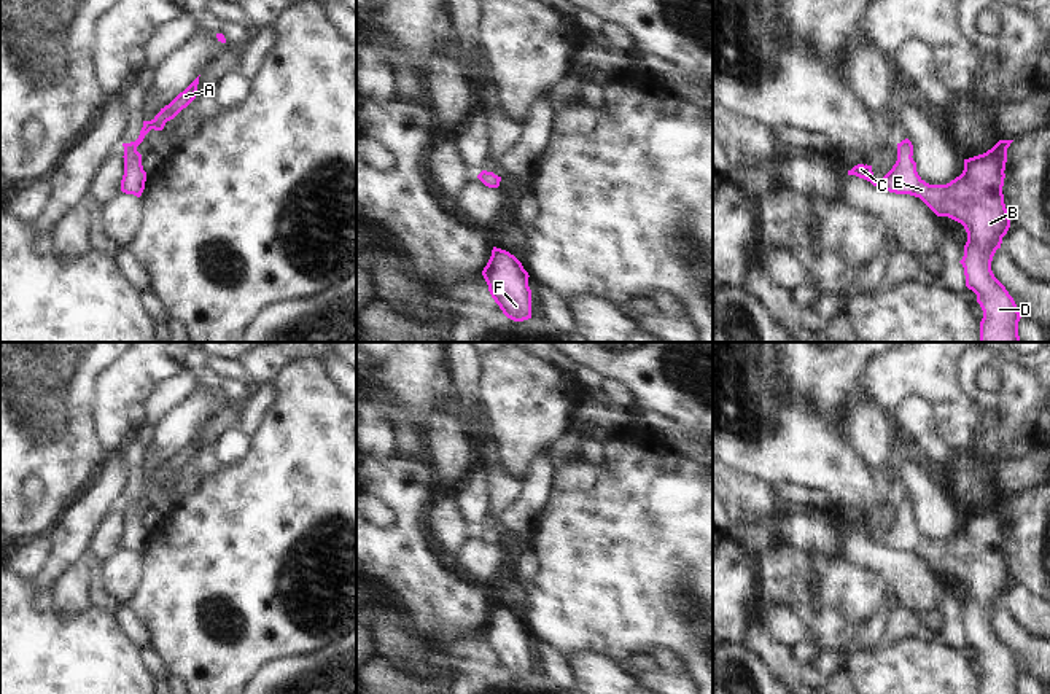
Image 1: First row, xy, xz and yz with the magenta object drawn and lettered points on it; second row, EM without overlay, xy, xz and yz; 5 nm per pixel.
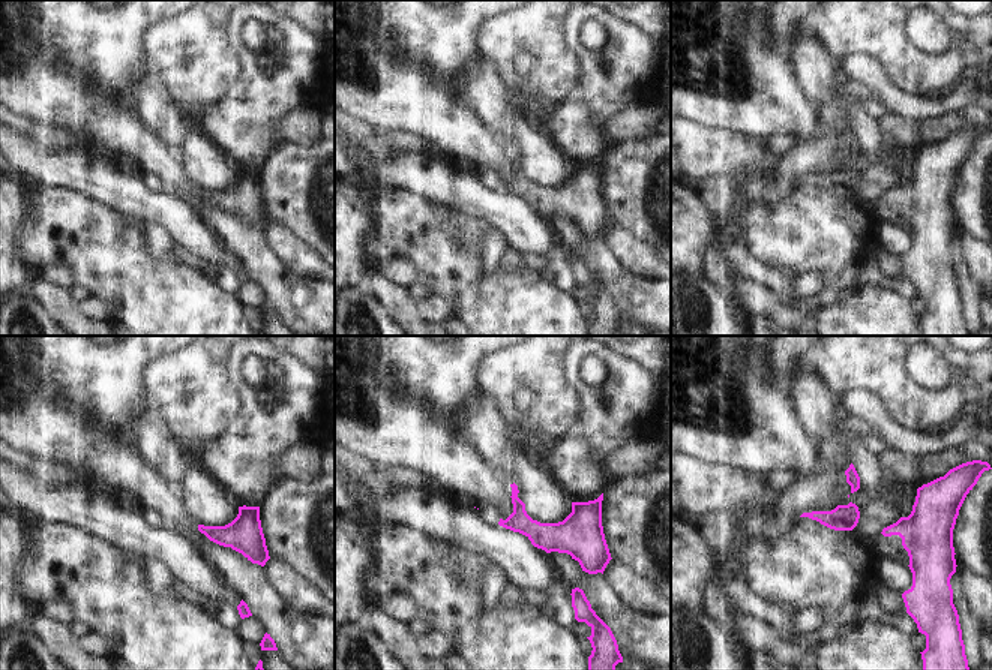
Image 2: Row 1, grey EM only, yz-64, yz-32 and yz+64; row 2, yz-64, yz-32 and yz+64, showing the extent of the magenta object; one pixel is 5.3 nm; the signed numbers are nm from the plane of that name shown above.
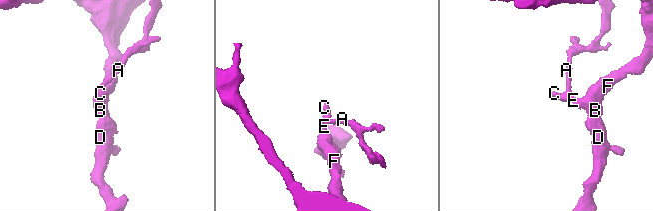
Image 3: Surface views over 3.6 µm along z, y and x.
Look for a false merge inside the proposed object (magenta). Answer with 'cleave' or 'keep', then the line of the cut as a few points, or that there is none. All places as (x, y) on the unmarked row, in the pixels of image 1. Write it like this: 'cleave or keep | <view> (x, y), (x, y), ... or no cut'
keep | no cut

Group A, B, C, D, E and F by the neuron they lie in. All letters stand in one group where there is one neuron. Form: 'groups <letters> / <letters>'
groups A B C D E F

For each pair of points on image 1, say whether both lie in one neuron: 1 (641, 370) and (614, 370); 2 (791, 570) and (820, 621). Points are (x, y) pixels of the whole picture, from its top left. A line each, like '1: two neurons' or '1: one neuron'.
1: one neuron
2: one neuron

